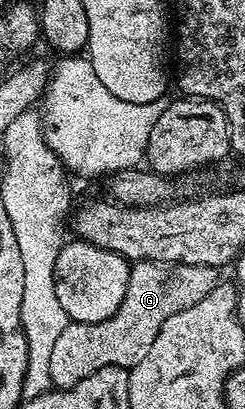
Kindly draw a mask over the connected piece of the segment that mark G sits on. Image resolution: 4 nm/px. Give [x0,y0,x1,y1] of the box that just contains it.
[50,260,218,389]

